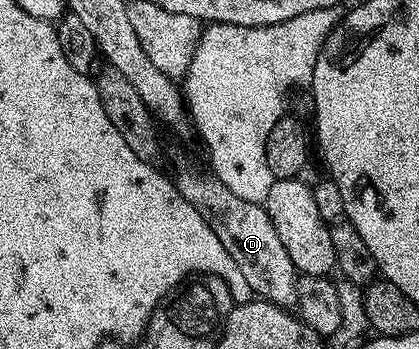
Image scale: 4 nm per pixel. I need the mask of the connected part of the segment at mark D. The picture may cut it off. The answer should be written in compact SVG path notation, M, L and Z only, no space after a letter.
M192 162L178 163L176 174L177 192L187 202L194 204L194 208L198 208L198 216L202 216L202 220L210 224L214 236L222 240L222 248L226 248L234 264L242 268L242 276L246 276L246 284L250 284L253 295L276 306L295 307L298 271L290 256L286 256L286 248L278 232L274 232L267 209L259 202L234 196L234 192L230 192L230 188L226 188L226 184L222 184L211 173L200 174L199 168Z

